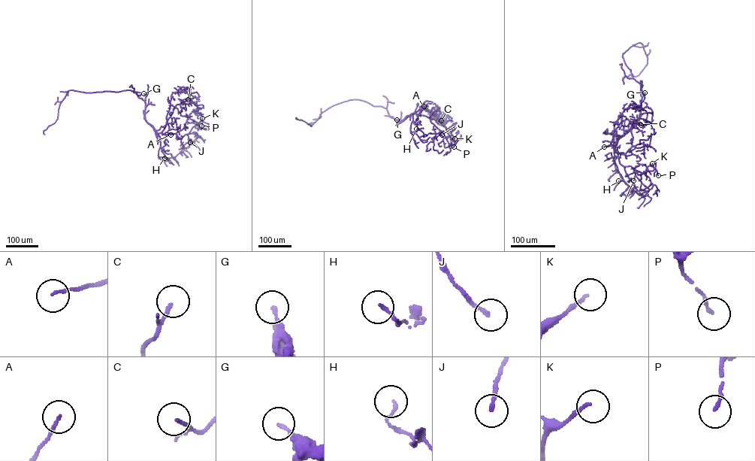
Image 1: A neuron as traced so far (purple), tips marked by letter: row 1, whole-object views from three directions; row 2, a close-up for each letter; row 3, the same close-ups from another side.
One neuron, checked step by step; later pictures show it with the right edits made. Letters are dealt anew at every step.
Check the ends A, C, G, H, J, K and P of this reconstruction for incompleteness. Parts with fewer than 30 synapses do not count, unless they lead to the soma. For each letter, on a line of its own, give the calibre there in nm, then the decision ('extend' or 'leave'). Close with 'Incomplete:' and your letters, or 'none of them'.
A: calibre 100 nm; leave
C: calibre 100 nm; leave
G: calibre 150 nm; leave
H: calibre 120 nm; leave
J: calibre 170 nm; leave
K: calibre 130 nm; leave
P: calibre 150 nm; leave
Incomplete: none of them

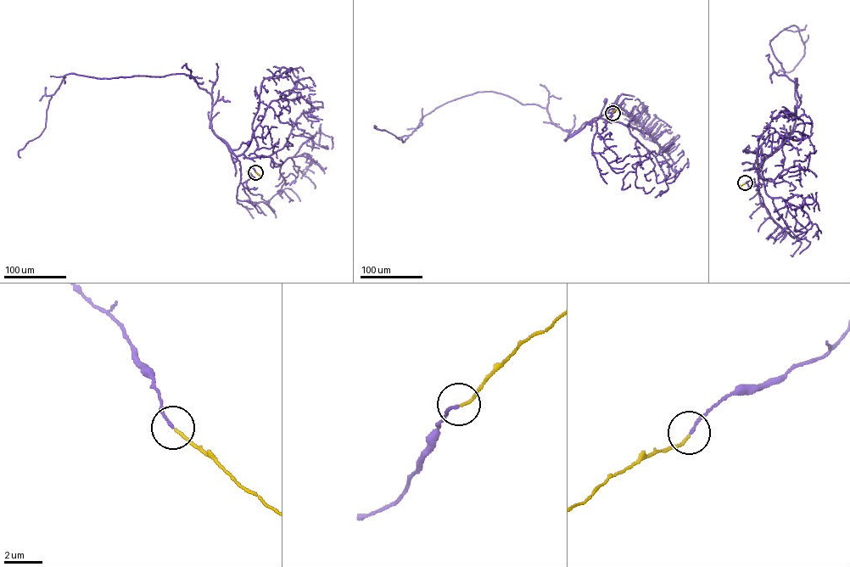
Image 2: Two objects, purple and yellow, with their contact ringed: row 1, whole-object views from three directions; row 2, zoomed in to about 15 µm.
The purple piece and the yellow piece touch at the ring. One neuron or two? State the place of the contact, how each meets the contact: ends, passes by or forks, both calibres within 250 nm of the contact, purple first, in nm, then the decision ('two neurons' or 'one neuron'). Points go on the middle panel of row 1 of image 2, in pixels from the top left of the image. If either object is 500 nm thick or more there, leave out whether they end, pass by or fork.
place (612, 113); purple ends; yellow ends; calibres 130 and 120 nm; one neuron

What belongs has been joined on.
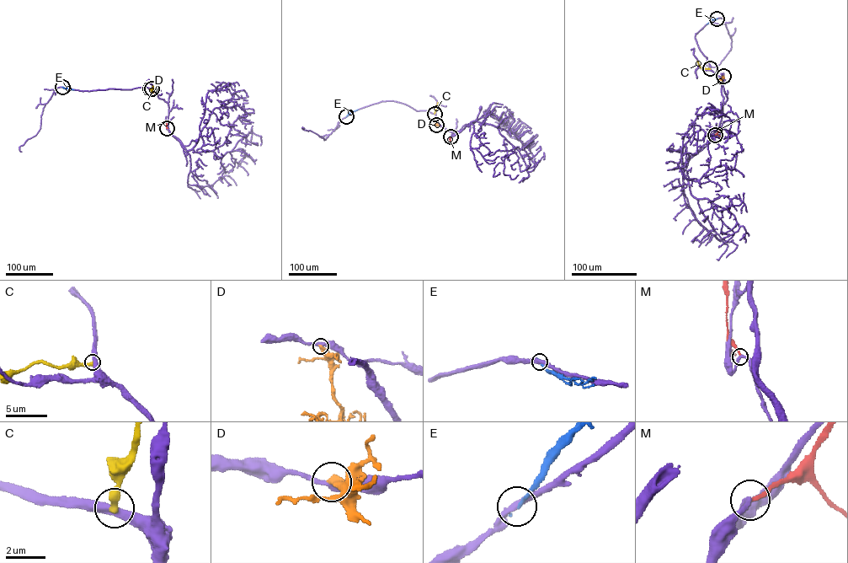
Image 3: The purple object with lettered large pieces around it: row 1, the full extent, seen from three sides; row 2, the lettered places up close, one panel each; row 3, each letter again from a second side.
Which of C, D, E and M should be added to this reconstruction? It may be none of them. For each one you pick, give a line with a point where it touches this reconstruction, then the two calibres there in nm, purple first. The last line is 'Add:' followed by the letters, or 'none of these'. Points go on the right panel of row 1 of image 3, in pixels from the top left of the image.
Add: none of these

